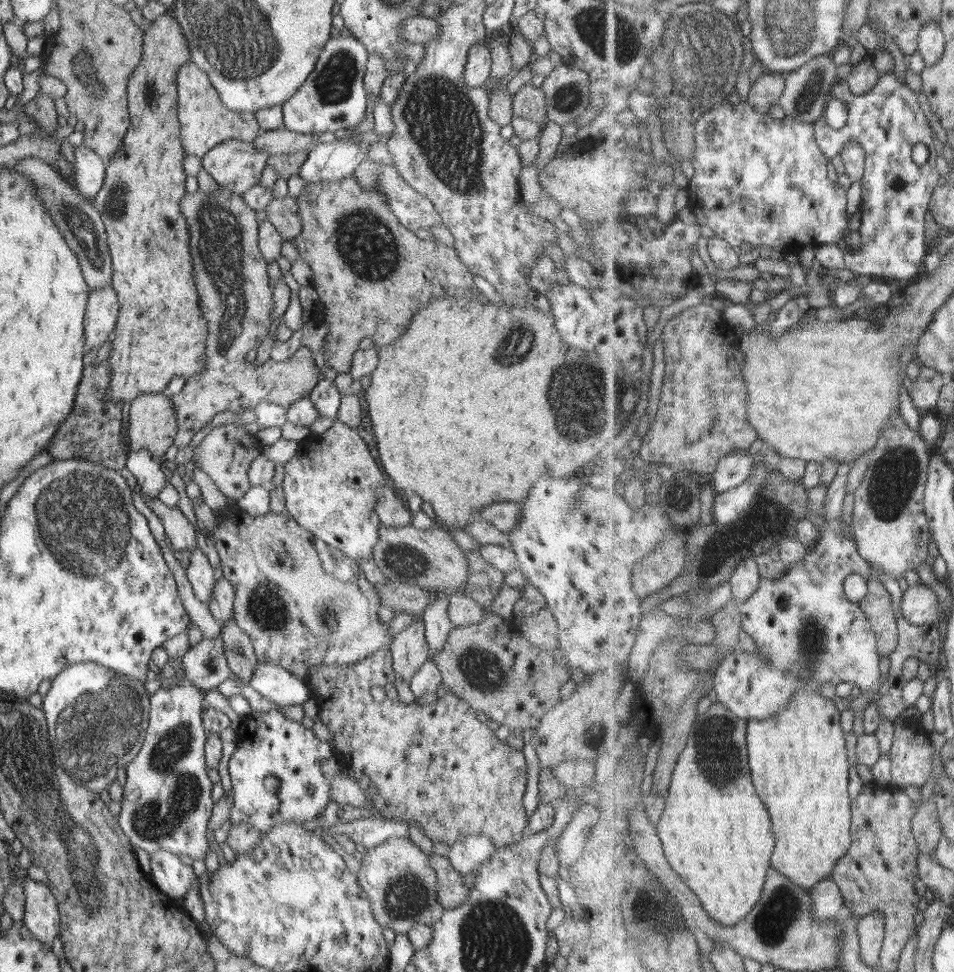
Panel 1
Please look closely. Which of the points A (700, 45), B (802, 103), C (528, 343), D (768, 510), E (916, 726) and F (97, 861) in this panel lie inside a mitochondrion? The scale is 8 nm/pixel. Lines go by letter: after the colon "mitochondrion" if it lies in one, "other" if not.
A: mitochondrion
B: mitochondrion
C: mitochondrion
D: mitochondrion
E: other
F: mitochondrion

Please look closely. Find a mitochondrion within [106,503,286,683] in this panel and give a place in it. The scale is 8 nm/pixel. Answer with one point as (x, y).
(211, 664)

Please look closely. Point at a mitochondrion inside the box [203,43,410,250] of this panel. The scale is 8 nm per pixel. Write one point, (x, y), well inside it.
(334, 84)

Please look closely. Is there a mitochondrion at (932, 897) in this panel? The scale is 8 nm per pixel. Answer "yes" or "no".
no

